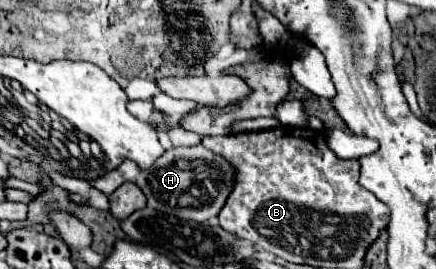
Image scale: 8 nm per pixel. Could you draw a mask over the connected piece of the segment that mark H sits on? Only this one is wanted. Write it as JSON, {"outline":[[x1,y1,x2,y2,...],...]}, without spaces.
{"outline":[[201,144,191,146,191,148,171,148,167,150,151,168,139,170,135,162,125,160,117,170,101,176,95,180,95,188,99,188,105,194,113,194,121,184,133,182,137,184,145,196,147,196,147,206,167,212,173,216,179,216,183,220,193,220,193,222,207,222,211,216,217,216,219,210,223,208,231,184,233,184,233,168,227,160,221,156,213,154,211,150,203,148]]}

